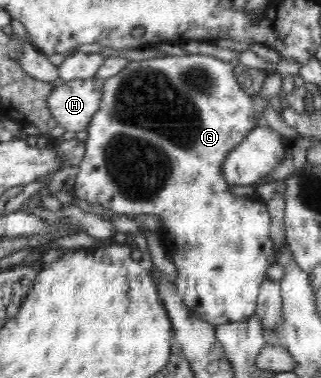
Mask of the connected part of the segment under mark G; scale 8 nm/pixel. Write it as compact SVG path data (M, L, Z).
M187 54L181 56L161 56L141 61L128 61L123 71L114 77L106 80L103 89L103 98L98 113L95 113L91 124L88 126L86 151L82 162L78 165L76 182L73 194L83 199L89 205L97 205L99 213L102 209L111 210L116 214L125 216L158 215L163 224L160 228L161 242L168 255L173 259L177 268L176 290L182 297L184 304L193 310L201 319L213 326L220 326L228 323L235 323L251 317L256 313L256 303L260 292L260 285L266 280L267 269L278 263L279 250L273 246L270 238L271 217L267 212L266 204L255 200L255 196L237 196L229 190L229 183L225 180L221 167L225 164L226 158L240 145L249 132L256 129L264 122L257 124L256 118L262 114L268 105L266 101L258 96L246 95L234 76L234 63L223 62L214 56L202 54Z

